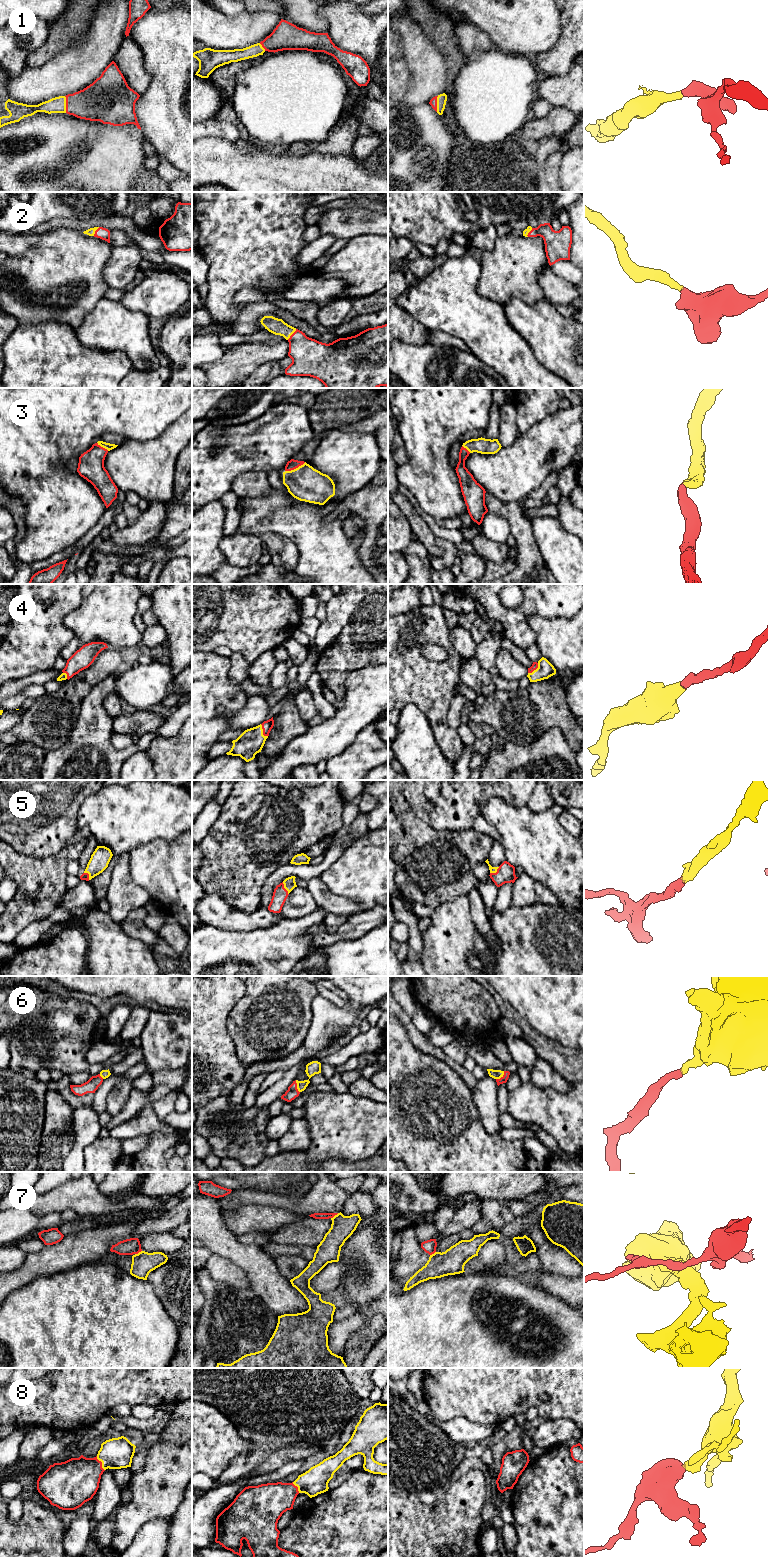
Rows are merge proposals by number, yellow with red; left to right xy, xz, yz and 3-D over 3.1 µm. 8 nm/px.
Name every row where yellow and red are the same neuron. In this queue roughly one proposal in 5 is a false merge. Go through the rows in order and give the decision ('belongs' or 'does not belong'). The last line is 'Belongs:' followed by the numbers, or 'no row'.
1: belongs
2: belongs
3: belongs
4: belongs
5: belongs
6: belongs
7: does not belong
8: belongs
Belongs: 1, 2, 3, 4, 5, 6, 8

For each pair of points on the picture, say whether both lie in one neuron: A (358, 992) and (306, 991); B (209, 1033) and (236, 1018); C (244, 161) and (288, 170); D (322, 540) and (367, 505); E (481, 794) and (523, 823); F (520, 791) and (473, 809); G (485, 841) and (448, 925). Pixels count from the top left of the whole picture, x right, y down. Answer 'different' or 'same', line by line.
A: different
B: different
C: same
D: different
E: different
F: same
G: different

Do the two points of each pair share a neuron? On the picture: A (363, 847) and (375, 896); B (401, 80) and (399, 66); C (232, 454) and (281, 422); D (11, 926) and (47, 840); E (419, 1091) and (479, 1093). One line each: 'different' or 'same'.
A: same
B: same
C: same
D: different
E: different

